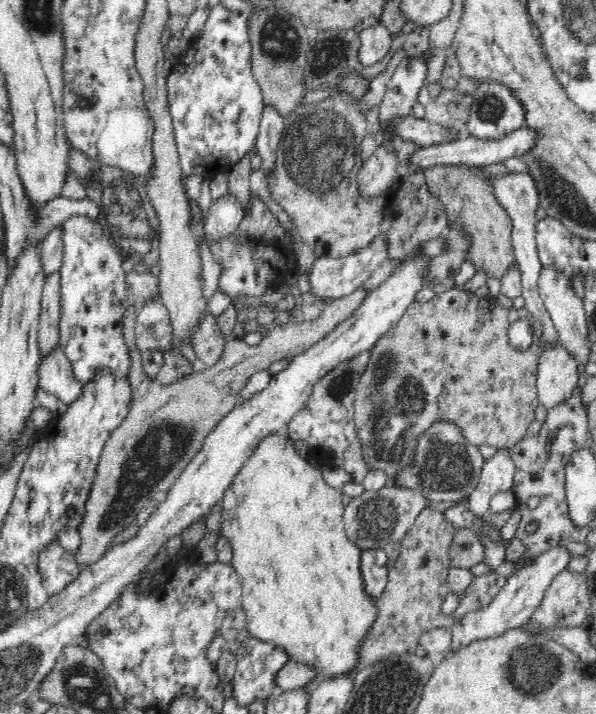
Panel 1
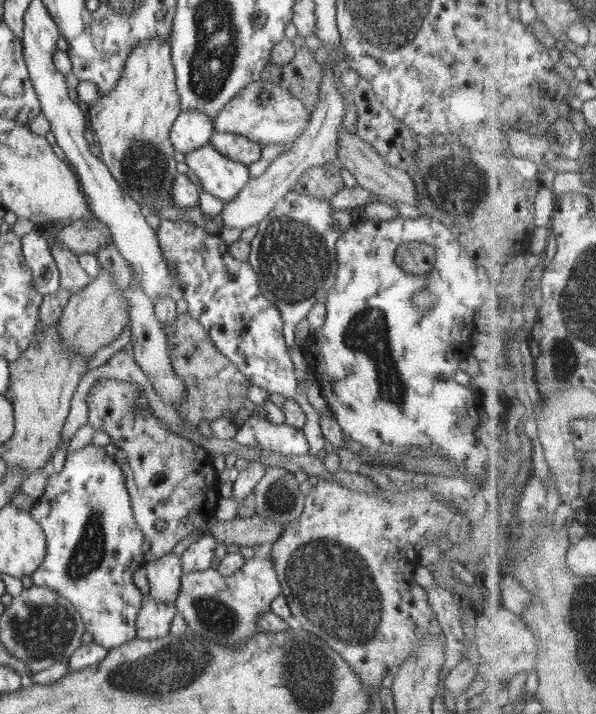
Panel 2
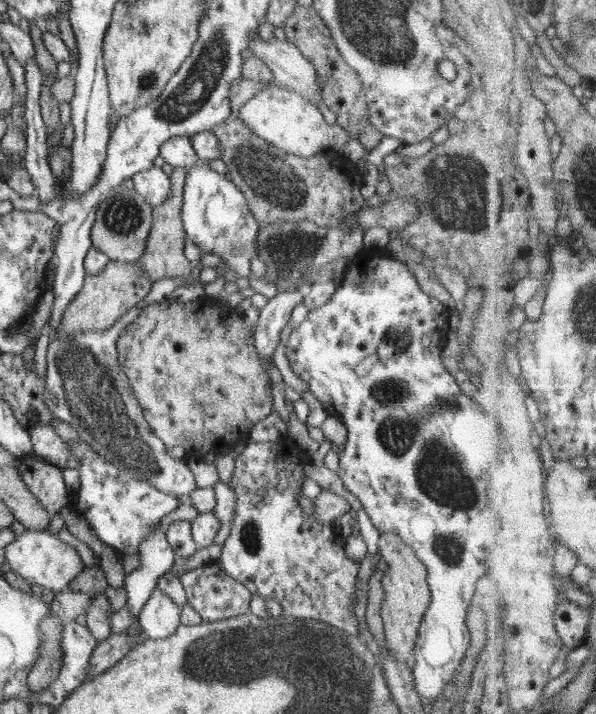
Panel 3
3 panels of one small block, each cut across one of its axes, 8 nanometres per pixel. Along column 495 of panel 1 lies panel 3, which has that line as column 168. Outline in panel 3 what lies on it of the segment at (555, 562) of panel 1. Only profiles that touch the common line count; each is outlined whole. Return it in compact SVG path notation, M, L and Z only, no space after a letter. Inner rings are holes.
M156 586L152 596L143 604L138 623L147 638L162 639L176 632L181 625L180 609L173 600Z

